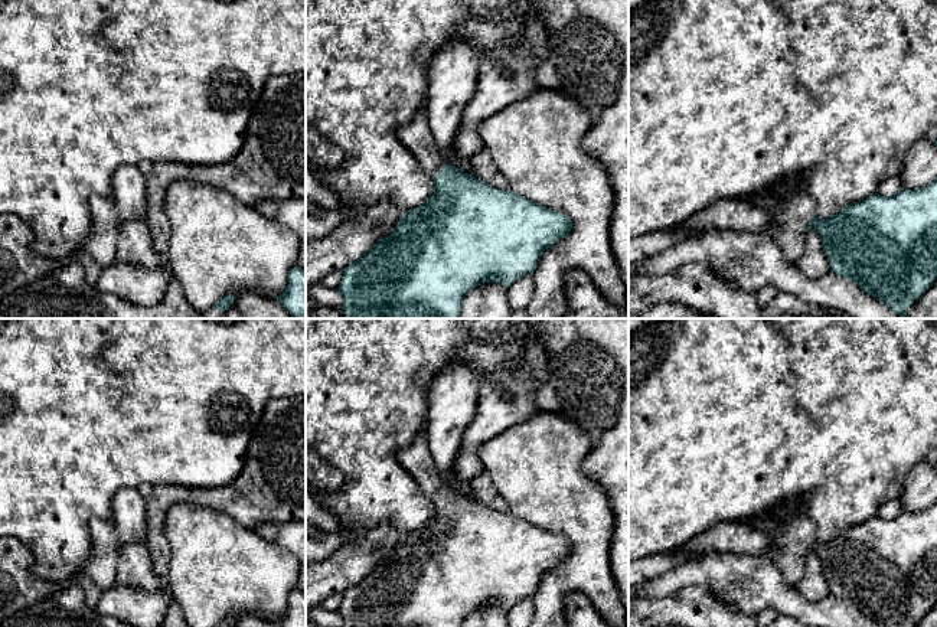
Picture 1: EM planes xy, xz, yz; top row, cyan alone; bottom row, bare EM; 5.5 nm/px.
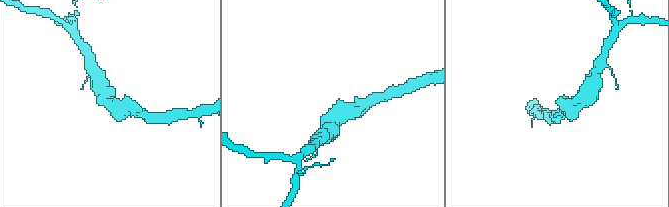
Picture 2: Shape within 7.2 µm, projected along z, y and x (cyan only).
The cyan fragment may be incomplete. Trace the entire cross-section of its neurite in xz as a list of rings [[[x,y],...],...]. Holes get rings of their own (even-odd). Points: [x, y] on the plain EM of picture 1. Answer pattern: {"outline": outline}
{"outline": [[[427,428],[396,458],[432,500],[435,515],[425,526],[405,535],[389,559],[378,564],[362,581],[343,592],[337,611],[343,627],[463,627],[463,620],[481,605],[499,605],[509,611],[520,600],[533,597],[542,577],[571,555],[572,545],[567,538],[512,513],[499,513],[450,487],[434,464]]]}

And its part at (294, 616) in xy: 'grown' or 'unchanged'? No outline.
unchanged

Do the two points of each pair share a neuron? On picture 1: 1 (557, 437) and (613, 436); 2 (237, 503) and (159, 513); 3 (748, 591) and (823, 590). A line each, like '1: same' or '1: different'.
1: different
2: same
3: different

